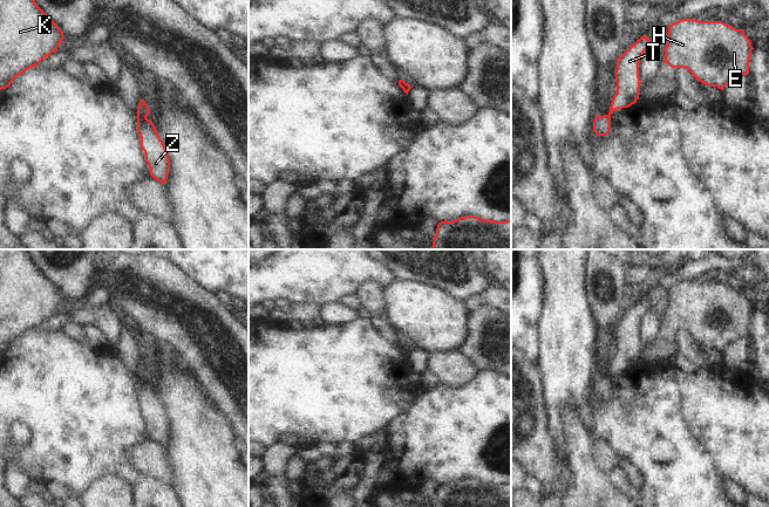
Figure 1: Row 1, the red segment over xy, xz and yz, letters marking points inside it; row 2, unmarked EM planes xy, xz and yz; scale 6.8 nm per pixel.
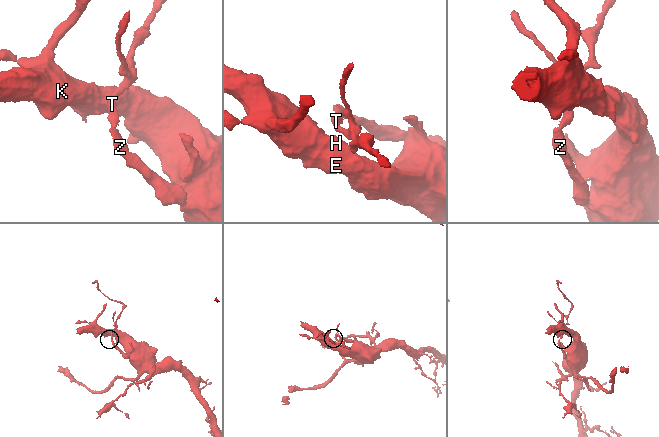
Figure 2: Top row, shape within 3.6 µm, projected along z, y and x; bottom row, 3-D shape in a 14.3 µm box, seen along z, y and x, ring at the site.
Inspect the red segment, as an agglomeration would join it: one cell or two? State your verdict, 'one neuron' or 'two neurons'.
two neurons

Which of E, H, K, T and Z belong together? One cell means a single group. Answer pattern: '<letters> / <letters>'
E H K Z / T

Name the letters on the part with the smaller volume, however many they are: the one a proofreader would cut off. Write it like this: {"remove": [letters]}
{"remove": ["T"]}

